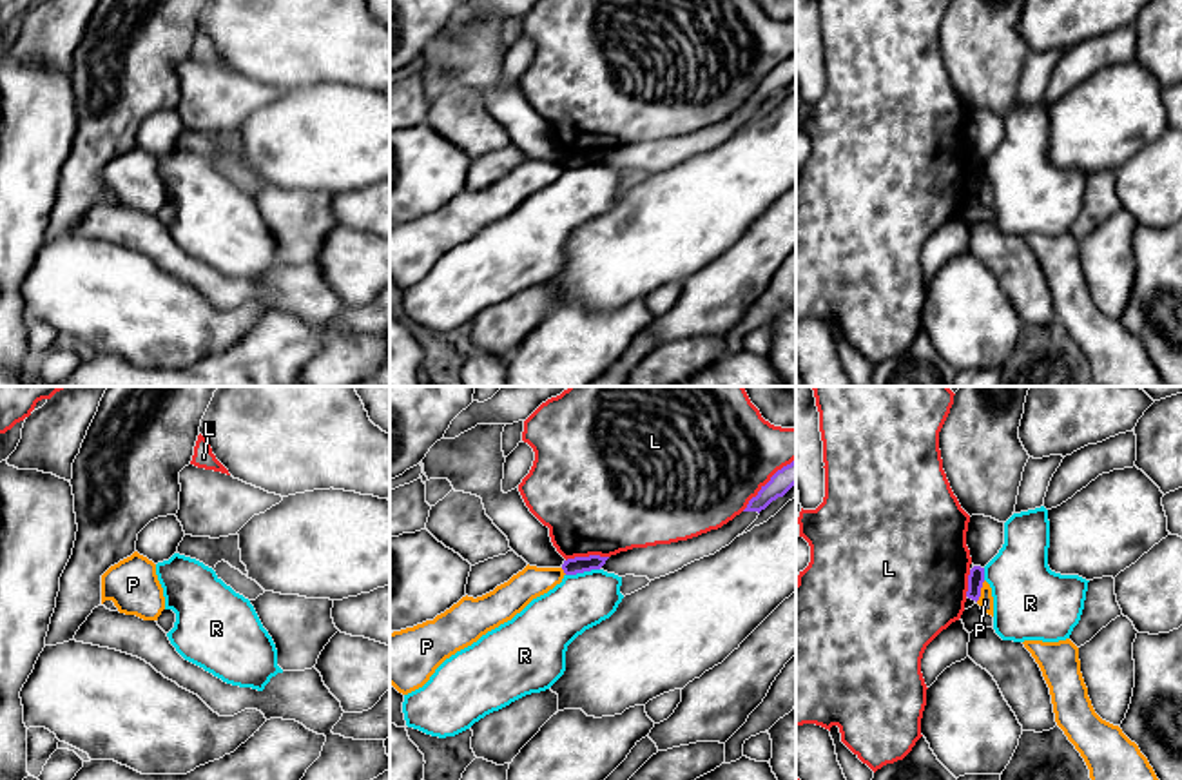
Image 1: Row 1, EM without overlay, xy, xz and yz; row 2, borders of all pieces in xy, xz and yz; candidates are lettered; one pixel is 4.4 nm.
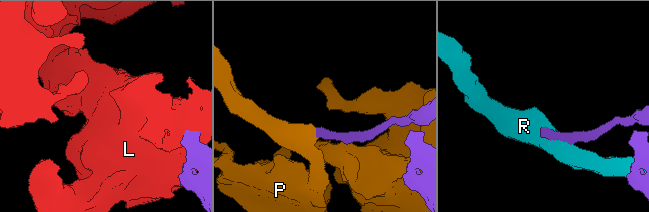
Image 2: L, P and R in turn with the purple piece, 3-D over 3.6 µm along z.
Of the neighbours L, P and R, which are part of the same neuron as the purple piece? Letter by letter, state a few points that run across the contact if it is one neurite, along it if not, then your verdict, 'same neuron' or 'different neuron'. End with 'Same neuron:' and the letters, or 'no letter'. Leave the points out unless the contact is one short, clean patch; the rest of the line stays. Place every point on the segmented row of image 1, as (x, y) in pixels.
L: different neuron
P: line yz (985, 581), (976, 601); different neuron
R: different neuron
Same neuron: no letter

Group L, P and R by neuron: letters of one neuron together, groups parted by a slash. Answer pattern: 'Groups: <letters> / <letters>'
Groups: L / P / R

